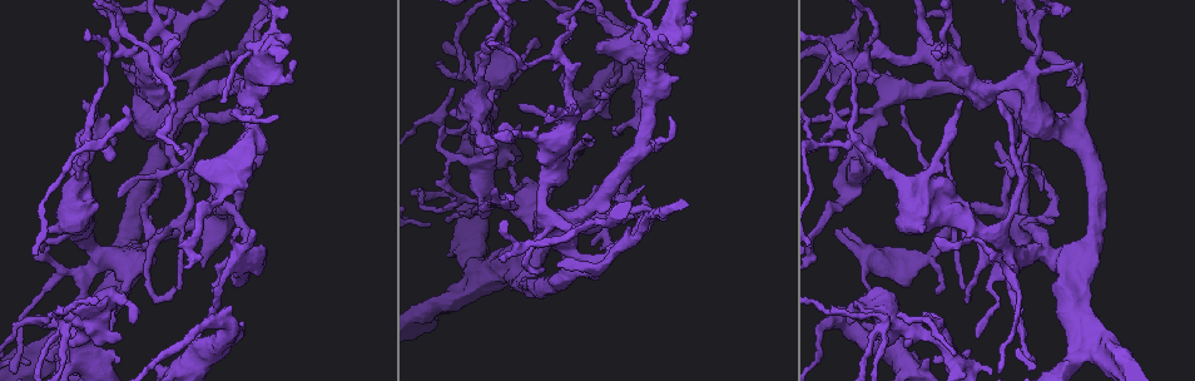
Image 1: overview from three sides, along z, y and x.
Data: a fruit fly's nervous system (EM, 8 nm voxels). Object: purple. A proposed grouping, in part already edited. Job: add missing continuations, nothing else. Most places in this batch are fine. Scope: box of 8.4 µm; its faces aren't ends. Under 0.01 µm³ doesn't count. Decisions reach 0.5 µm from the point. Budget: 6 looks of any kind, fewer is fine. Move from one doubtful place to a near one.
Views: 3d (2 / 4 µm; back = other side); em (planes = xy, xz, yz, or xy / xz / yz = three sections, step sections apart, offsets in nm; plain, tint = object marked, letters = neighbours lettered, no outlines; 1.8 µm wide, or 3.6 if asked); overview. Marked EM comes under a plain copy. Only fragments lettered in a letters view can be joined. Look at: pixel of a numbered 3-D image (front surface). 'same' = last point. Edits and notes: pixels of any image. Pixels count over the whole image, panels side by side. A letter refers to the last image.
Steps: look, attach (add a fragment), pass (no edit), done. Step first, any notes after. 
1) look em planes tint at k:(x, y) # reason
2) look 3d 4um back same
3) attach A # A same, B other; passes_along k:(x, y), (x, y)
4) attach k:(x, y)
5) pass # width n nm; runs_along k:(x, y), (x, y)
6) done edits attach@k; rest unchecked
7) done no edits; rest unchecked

look 3d 2um at 1:(1029, 355) # free end

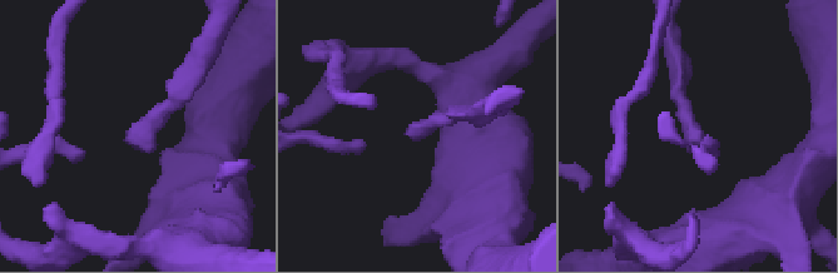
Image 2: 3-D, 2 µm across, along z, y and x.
look em 3.6um xy step 8 tint at 2:(689, 140) # shape alone is not enough

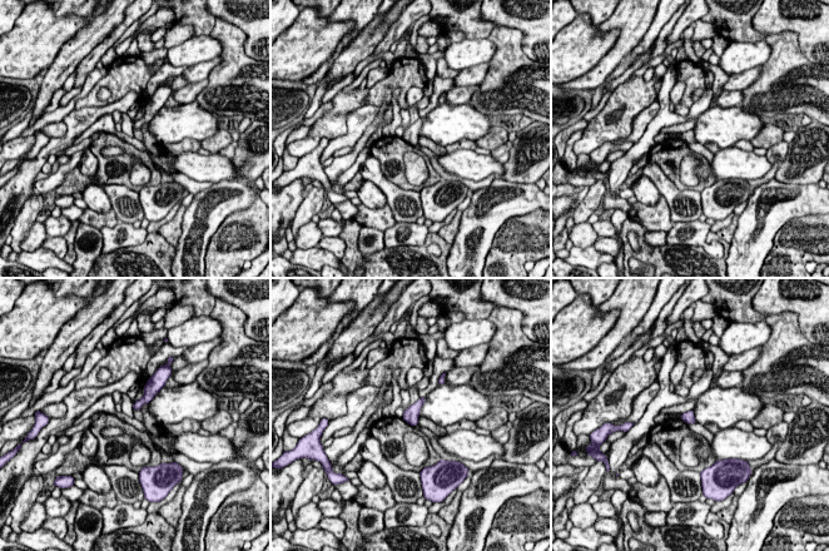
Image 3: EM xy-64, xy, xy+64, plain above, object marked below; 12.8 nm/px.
look em 3.6um planes letters same

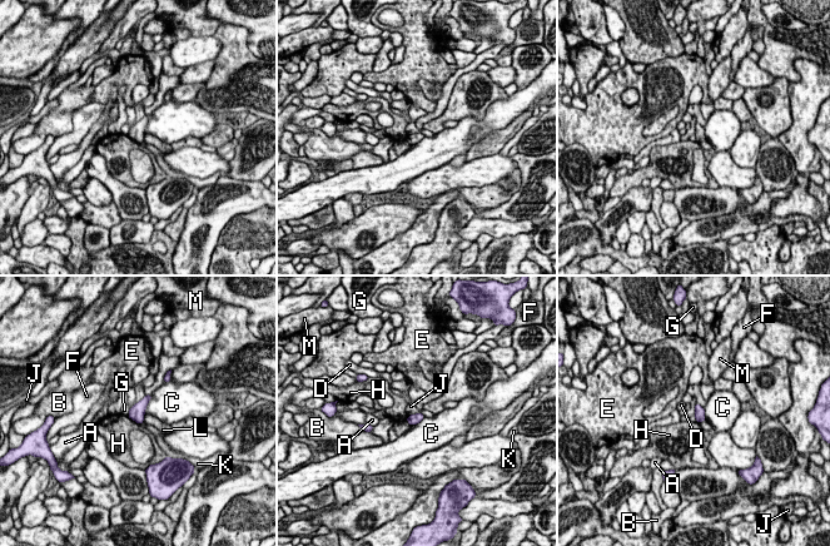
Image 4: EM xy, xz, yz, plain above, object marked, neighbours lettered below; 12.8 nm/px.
pass # A other, B other, C other, D other, E other, F other, G other, H other, J other, K other, L other, M other; border 4:(421, 412), (408, 416); no lettered fragment goes on from it

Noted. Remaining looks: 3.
look em planes letters at 1:(930, 358) # stops while still wide

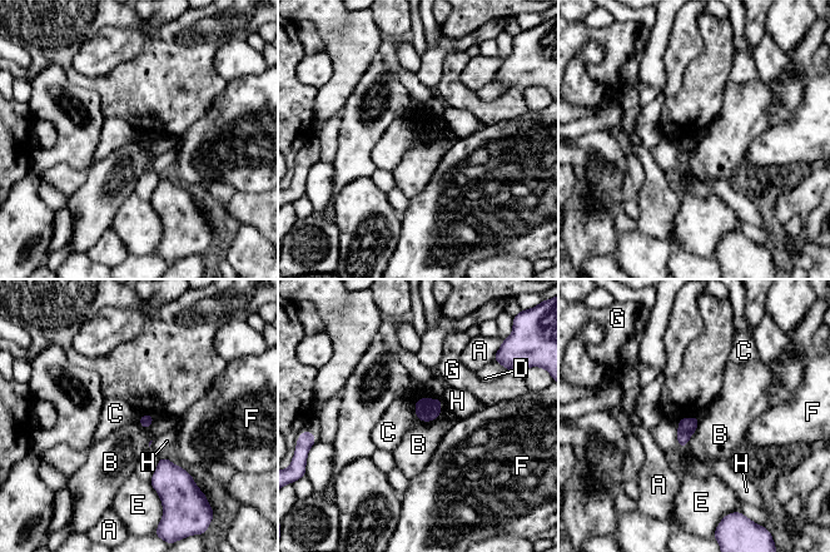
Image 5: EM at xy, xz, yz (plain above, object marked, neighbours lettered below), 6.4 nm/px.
pass # A other, B other, C other, D other, E other, F other, G other, H other; border 5:(699, 418), (695, 432), (680, 448); no lettered fragment goes on from it

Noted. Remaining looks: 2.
look 3d 4um back at 1:(853, 137) # arms run side by side

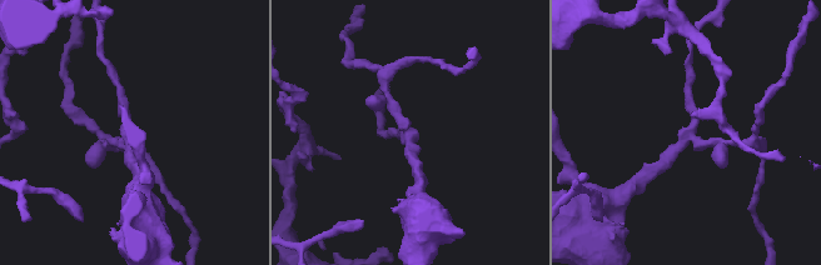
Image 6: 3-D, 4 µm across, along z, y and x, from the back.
look em 3.6um planes letters at 6:(122, 134) # arms 4; now the EM

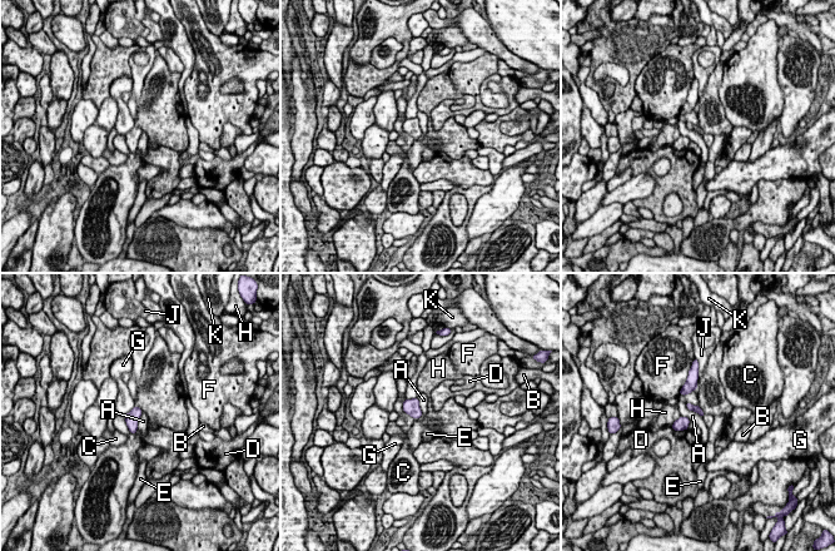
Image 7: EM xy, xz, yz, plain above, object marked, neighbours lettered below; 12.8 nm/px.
pass # longest_contact F 320 nm; A other, B other, C other, D other, E other, F other, G other, H other, J other, K other; none of them fits

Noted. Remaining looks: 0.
done no edits; rest unchecked

